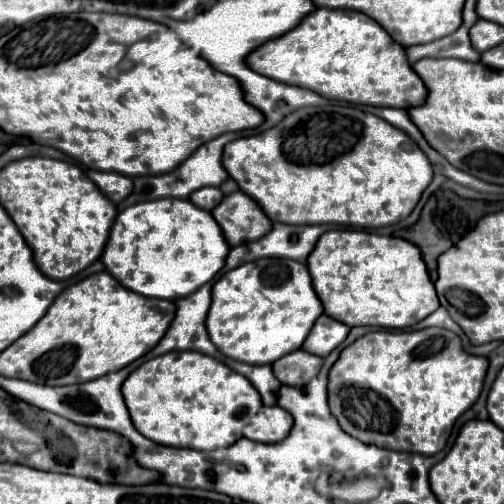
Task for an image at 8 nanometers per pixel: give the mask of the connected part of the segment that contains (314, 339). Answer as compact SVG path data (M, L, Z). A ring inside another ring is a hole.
M323 314L317 318L311 334L303 342L303 350L315 356L327 356L347 338L347 334L349 334L349 326Z

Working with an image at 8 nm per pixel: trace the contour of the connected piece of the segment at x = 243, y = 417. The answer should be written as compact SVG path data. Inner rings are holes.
M169 352L147 360L127 376L121 392L129 408L129 416L143 436L163 446L191 450L217 450L235 444L243 436L243 428L263 406L261 396L257 396L257 390L249 380L245 380L245 376L201 352Z

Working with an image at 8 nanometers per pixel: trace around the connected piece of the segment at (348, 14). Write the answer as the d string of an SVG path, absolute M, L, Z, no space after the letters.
M317 8L315 12L307 14L291 32L283 34L281 38L269 40L255 48L247 58L247 66L257 70L257 74L279 80L289 86L299 86L317 92L319 96L335 102L349 102L349 104L369 104L369 106L393 106L409 110L413 106L421 106L427 98L427 88L423 80L413 72L405 58L405 48L397 42L385 44L385 32L373 18L355 12L355 10L329 10Z

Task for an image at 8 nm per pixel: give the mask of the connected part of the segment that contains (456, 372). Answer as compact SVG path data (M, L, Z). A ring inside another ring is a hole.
M423 328L413 332L369 332L343 348L337 362L331 366L327 382L329 408L341 428L363 444L375 444L395 452L433 456L445 448L455 420L479 398L485 380L485 368L489 368L489 360L467 354L461 348L459 336L445 328Z

